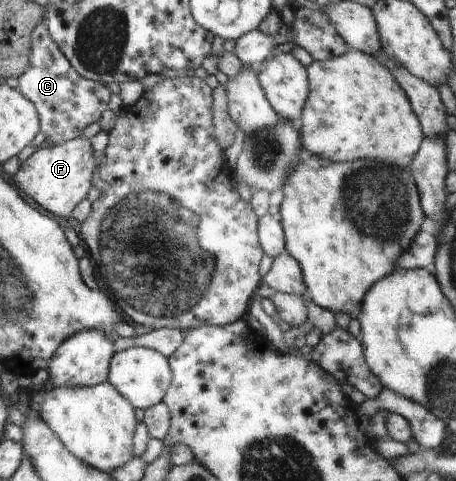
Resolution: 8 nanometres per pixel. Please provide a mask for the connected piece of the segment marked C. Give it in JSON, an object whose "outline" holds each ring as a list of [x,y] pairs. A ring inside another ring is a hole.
{"outline":[[[44,19],[36,25],[31,33],[29,66],[18,78],[18,89],[37,109],[40,120],[40,131],[45,135],[47,144],[61,144],[82,136],[84,128],[90,123],[98,122],[102,113],[108,108],[111,91],[104,84],[82,77],[72,64],[64,57],[57,43],[50,37]]]}

